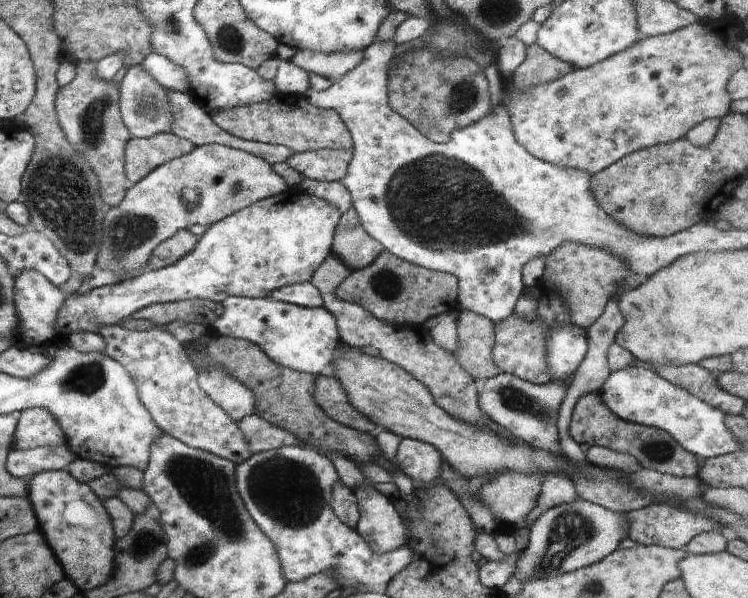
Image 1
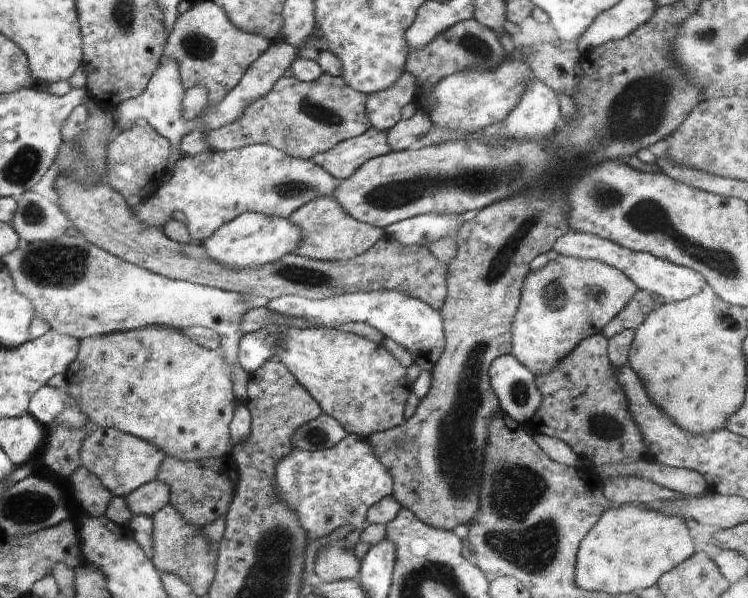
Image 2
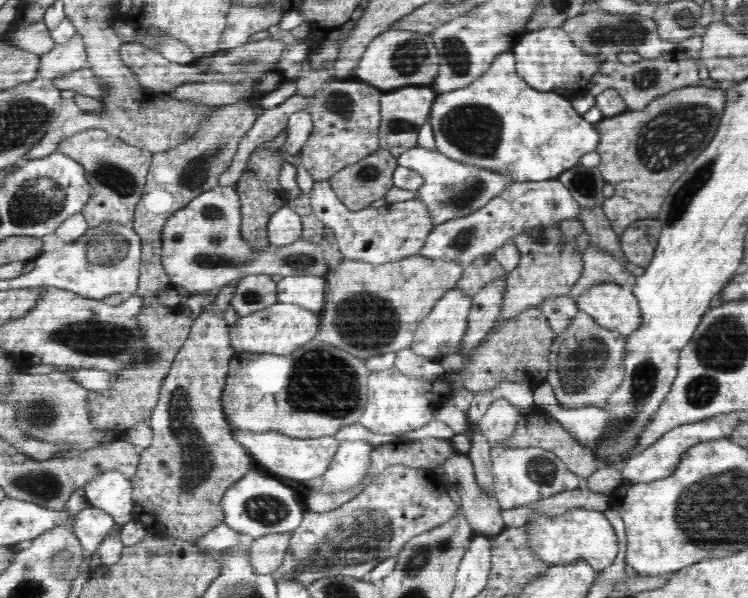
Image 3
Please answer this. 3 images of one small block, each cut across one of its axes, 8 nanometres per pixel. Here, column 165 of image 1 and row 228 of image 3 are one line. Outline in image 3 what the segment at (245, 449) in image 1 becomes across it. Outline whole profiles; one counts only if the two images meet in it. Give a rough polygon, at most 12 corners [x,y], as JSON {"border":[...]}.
{"border":[[328,181],[309,199],[348,260],[414,256],[434,228],[419,198],[352,211]]}

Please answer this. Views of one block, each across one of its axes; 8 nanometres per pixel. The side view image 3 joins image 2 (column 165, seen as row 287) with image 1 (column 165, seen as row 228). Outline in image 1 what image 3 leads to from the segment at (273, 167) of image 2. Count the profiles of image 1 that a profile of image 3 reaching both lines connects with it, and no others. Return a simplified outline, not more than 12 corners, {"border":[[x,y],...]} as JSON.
{"border":[[194,147],[104,215],[96,266],[147,270],[178,231],[288,190],[253,154]]}

